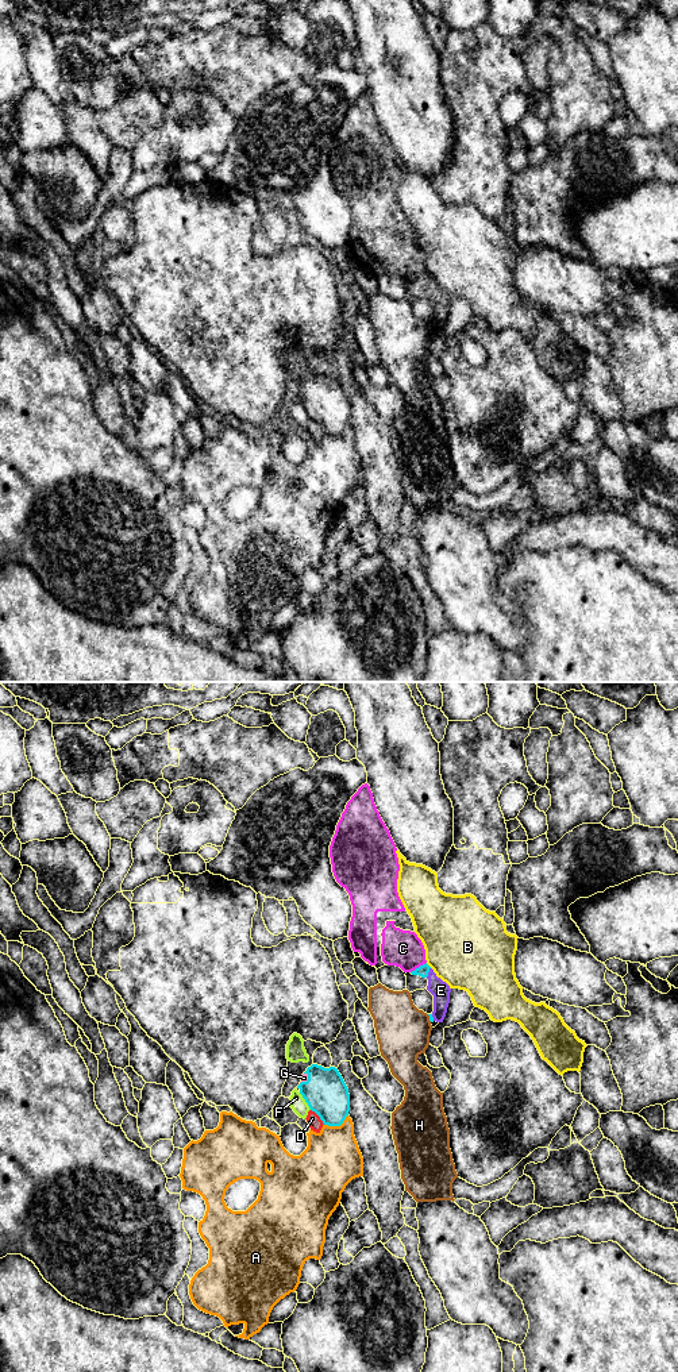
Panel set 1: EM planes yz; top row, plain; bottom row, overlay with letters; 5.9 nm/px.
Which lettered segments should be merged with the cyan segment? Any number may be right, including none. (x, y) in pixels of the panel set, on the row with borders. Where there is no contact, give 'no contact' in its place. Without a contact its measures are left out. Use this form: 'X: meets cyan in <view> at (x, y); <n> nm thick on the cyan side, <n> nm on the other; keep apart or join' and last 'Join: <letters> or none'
A: meets cyan in yz at (336, 1125); 260 nm thick on the cyan side, 340 nm on the other; keep apart
B: meets cyan in yz at (427, 964); 70 nm thick on the cyan side, 480 nm on the other; keep apart
C: meets cyan in yz at (419, 967); 70 nm thick on the cyan side, 220 nm on the other; keep apart
D: meets cyan in yz at (319, 1116); 260 nm thick on the cyan side, 80 nm on the other; keep apart
E: meets cyan in yz at (428, 971); 70 nm thick on the cyan side, 110 nm on the other; keep apart
F: meets cyan in yz at (305, 1101); 260 nm thick on the cyan side, 90 nm on the other; keep apart
G: meets cyan in yz at (308, 1079); 260 nm thick on the cyan side, 50 nm on the other; join
H: meets cyan in yz at (430, 1018); 30 nm thick on the cyan side, 320 nm on the other; keep apart
Join: G

